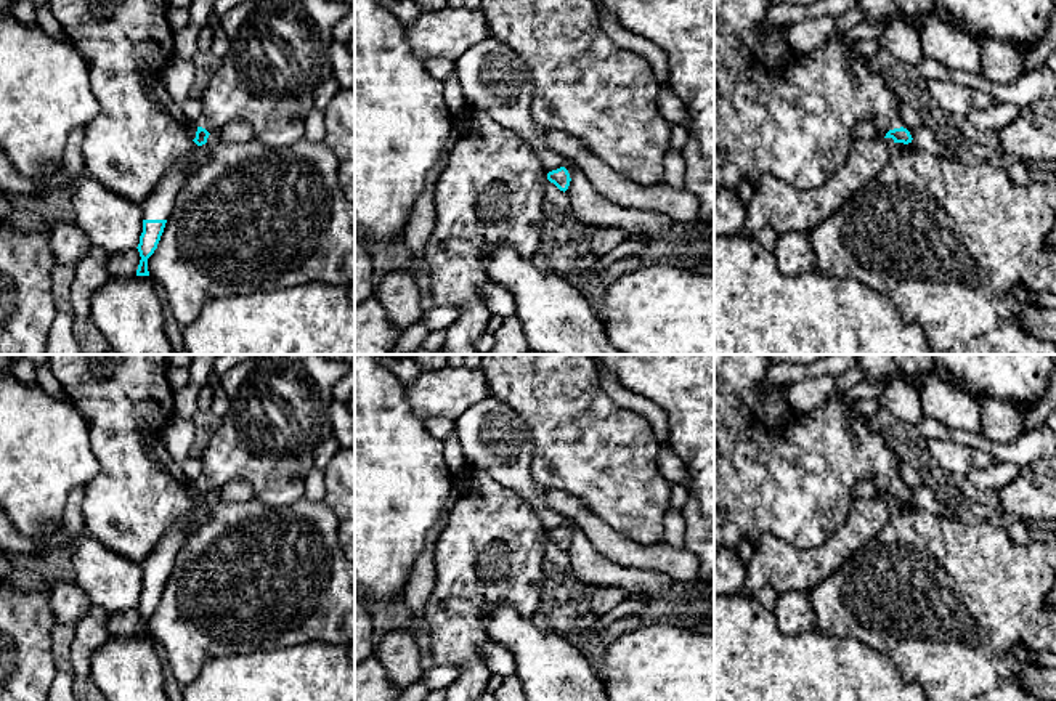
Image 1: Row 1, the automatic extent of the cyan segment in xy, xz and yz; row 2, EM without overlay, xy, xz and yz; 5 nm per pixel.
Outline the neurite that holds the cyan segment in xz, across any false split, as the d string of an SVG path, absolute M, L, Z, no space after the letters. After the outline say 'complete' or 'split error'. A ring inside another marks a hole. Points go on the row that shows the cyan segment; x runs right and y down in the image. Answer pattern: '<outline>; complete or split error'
M565 159L565 164L560 168L547 173L547 180L565 192L570 186L575 168L576 167L573 165L573 162Z; split error

